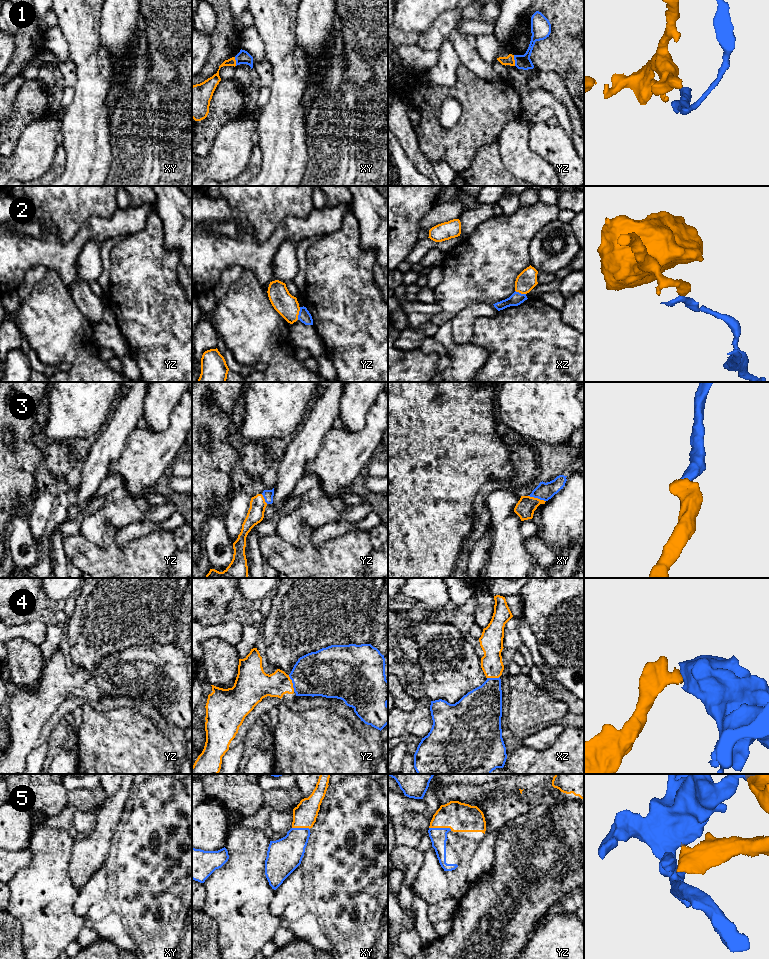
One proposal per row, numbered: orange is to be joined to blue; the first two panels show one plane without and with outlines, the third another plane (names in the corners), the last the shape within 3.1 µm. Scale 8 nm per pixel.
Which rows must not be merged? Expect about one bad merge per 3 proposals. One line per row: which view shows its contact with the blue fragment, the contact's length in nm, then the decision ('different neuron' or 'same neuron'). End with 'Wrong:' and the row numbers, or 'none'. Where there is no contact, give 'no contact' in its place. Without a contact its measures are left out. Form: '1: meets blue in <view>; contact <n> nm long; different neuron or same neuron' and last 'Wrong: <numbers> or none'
1: meets blue in yz; contact 90 nm long; different neuron
2: meets blue in yz; contact 110 nm long; different neuron
3: meets blue in xy; contact 150 nm long; same neuron
4: meets blue in yz; contact 140 nm long; same neuron
5: meets blue in yz; contact 190 nm long; same neuron
Wrong: 1, 2

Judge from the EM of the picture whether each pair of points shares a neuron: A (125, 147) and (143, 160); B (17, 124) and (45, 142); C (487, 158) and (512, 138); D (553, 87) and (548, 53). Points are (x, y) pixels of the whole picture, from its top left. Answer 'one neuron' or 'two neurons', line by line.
A: one neuron
B: two neurons
C: two neurons
D: two neurons

